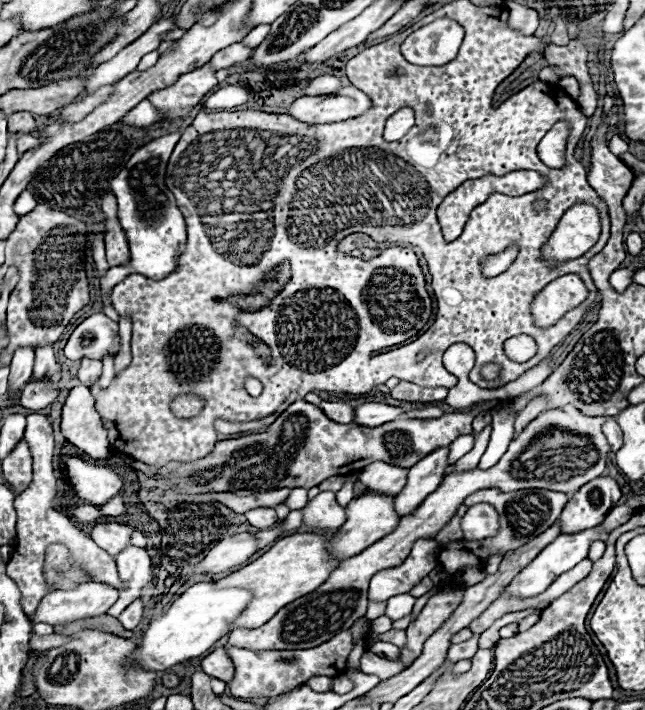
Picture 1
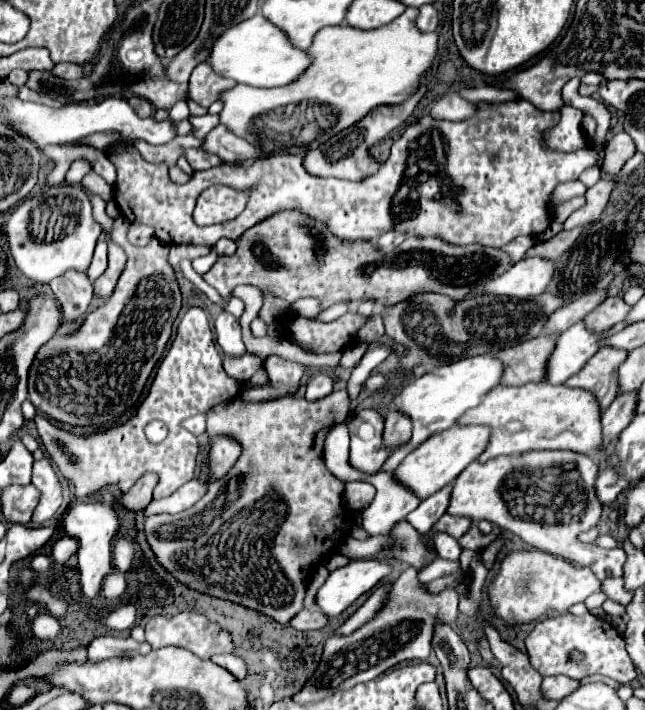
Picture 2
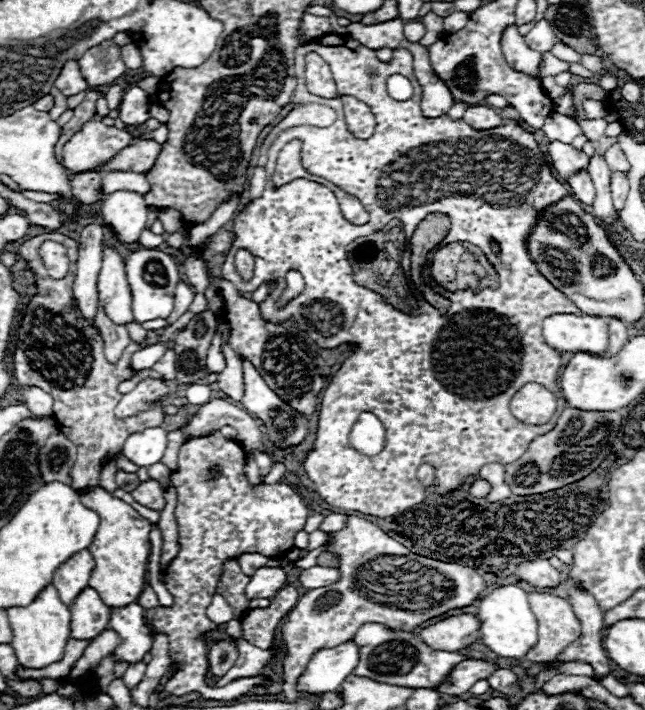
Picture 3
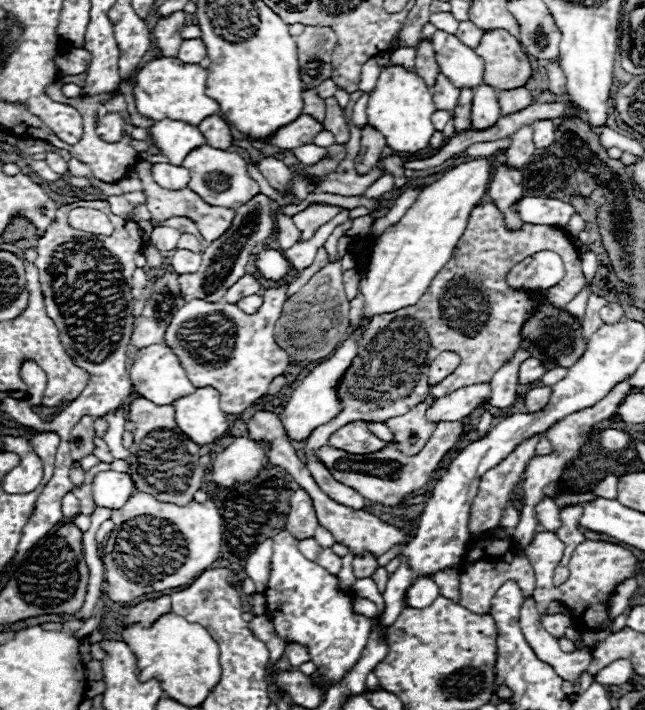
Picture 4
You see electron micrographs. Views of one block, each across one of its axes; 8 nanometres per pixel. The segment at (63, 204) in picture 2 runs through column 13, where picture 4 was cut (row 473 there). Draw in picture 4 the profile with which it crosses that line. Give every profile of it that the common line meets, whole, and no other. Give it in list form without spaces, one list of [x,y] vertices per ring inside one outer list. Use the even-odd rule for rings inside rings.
[[[236,438],[212,464],[212,478],[218,486],[232,486],[236,482],[250,482],[258,470],[268,464],[262,448],[248,438]]]

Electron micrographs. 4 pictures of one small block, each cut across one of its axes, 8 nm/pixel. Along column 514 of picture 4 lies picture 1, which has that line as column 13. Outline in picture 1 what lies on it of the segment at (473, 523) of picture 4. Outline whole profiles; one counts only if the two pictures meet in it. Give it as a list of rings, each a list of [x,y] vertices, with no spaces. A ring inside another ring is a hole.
[[[22,438],[20,444],[4,458],[2,472],[6,482],[12,486],[14,494],[22,494],[32,482],[32,456],[28,450],[28,442]]]

